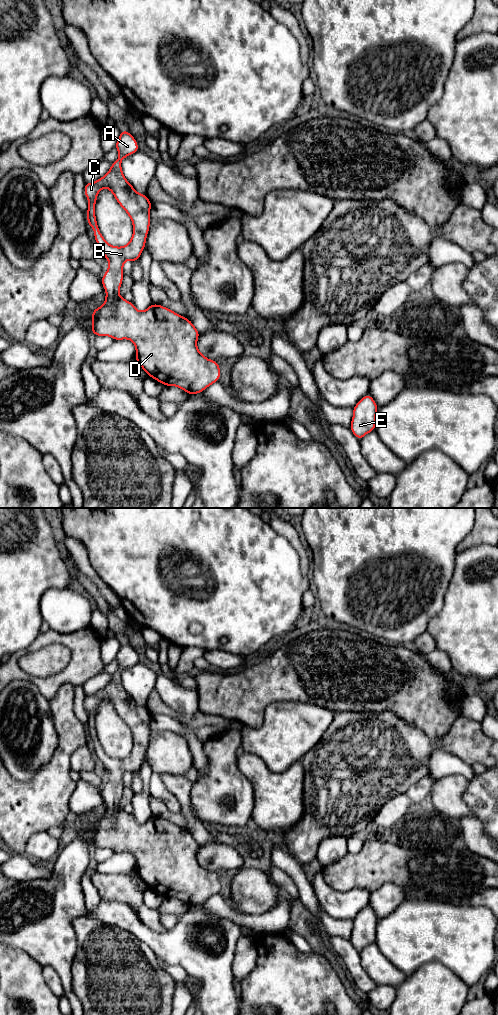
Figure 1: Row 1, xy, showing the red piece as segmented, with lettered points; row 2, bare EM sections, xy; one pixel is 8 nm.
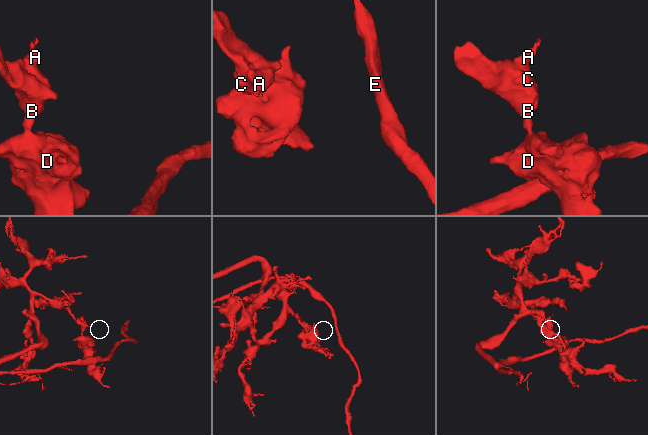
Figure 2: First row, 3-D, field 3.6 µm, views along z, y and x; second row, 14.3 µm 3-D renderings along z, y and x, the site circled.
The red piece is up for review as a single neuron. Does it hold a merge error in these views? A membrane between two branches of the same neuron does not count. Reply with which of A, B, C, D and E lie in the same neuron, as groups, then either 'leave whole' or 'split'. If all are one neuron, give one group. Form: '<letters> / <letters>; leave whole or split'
A B C D E; leave whole

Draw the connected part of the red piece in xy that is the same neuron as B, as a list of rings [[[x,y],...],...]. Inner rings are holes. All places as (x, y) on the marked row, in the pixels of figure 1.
[[[125,129],[121,130],[120,137],[115,143],[115,148],[119,153],[118,159],[111,163],[110,170],[95,182],[86,182],[84,194],[89,201],[87,223],[92,227],[94,239],[105,258],[109,261],[106,273],[100,279],[106,291],[105,303],[92,311],[91,329],[92,335],[109,336],[115,341],[129,339],[136,348],[135,359],[138,365],[147,375],[164,386],[176,386],[187,392],[189,395],[203,392],[211,384],[219,381],[221,370],[219,363],[210,360],[202,355],[197,349],[199,331],[193,323],[186,317],[161,306],[151,304],[145,311],[138,311],[133,302],[129,302],[119,296],[122,285],[124,271],[123,264],[126,260],[138,261],[146,245],[146,238],[150,227],[151,201],[148,196],[138,193],[127,181],[121,169],[122,160],[139,151],[136,139]],[[102,188],[108,188],[119,205],[129,215],[133,224],[133,235],[129,243],[123,247],[110,245],[102,236],[95,215],[95,205],[97,195]]]

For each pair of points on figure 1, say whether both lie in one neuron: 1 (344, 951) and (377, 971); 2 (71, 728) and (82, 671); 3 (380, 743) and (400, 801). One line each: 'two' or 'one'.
1: two
2: two
3: two

